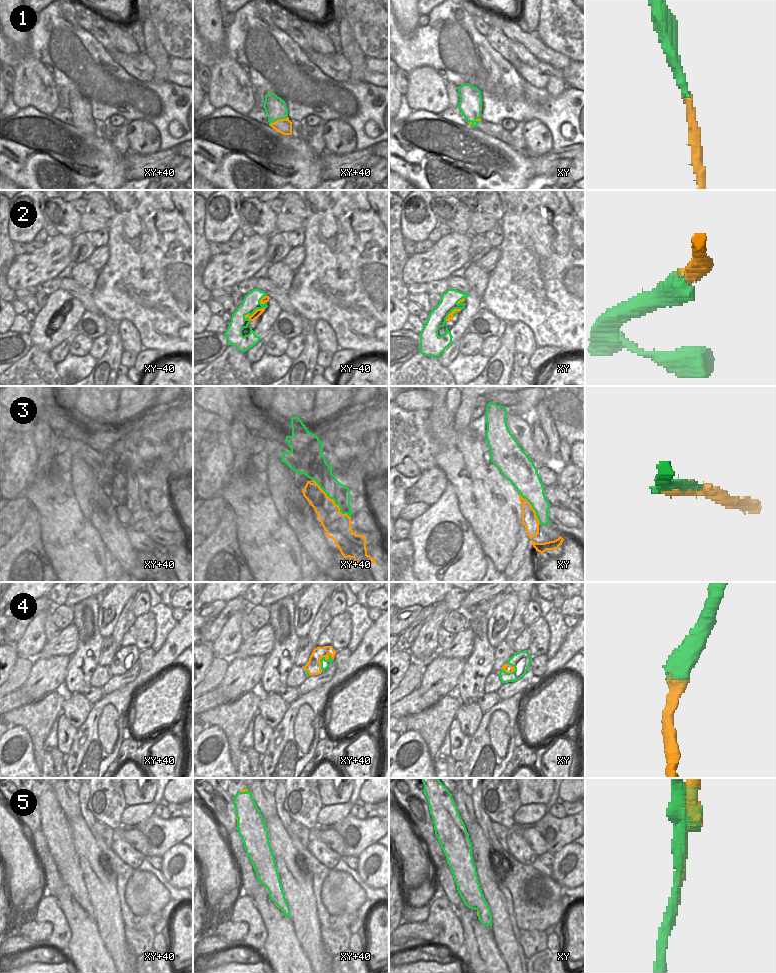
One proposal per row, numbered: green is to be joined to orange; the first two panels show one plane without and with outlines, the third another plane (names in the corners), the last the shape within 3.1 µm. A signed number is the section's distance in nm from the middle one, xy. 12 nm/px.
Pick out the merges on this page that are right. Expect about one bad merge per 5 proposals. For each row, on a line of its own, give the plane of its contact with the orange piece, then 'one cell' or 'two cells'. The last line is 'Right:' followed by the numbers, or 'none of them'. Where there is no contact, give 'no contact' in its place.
1: contact in xy+40; one cell
2: contact in xy-40; one cell
3: contact in xy+40; one cell
4: contact in xy+40; one cell
5: contact in xy+40; two cells
Right: 1, 2, 3, 4

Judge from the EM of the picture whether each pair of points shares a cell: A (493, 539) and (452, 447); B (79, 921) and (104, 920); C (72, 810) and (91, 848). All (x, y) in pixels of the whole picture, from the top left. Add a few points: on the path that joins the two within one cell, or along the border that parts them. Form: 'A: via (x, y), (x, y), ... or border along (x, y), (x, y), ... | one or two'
A: via (493, 516), (491, 504), (485, 498), (469, 470) | one
B: border along (93, 918), (103, 942) | two
C: border along (80, 813), (69, 820) | two

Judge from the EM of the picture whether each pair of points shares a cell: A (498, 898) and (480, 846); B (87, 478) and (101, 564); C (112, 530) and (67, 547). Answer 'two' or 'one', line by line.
A: one
B: one
C: two

